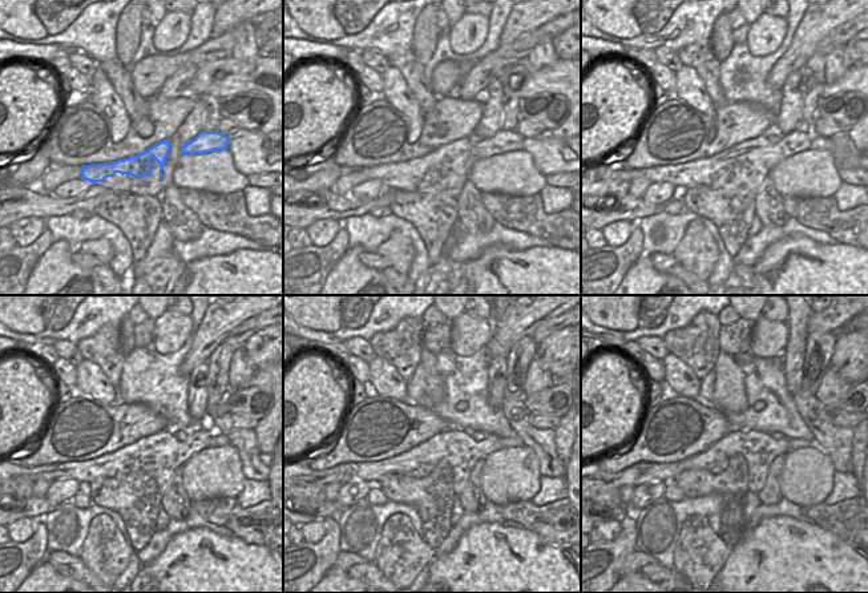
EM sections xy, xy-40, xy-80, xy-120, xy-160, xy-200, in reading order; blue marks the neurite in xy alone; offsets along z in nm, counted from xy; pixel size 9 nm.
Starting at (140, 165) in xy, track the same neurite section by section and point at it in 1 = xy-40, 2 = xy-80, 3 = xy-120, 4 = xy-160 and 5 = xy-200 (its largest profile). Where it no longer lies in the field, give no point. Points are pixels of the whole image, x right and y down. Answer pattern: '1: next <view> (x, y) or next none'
1: next xy-40 (436, 164)
2: next xy-80 (767, 156)
3: next xy-120 (173, 454)
4: next xy-160 (468, 451)
5: next xy-200 (759, 444)

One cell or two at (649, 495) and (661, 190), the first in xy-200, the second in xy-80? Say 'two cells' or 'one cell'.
one cell

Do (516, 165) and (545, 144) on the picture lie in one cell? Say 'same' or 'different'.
different

